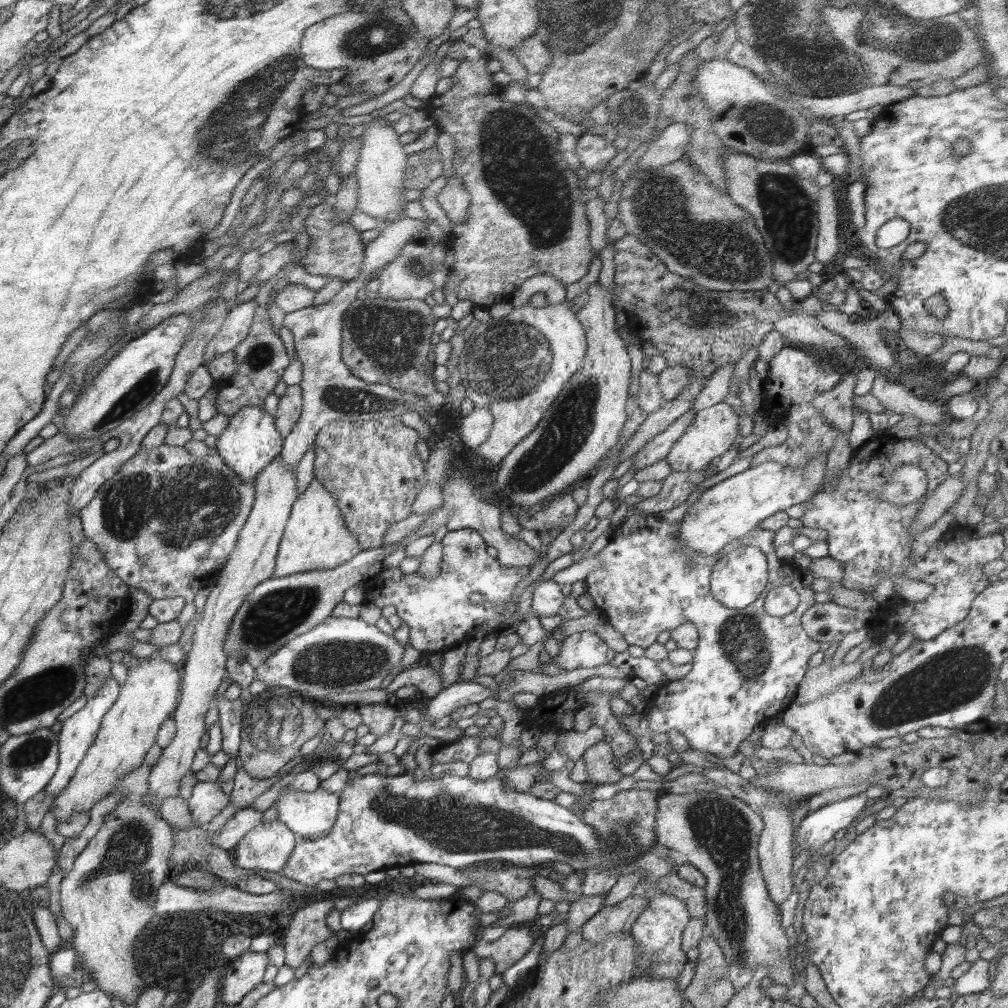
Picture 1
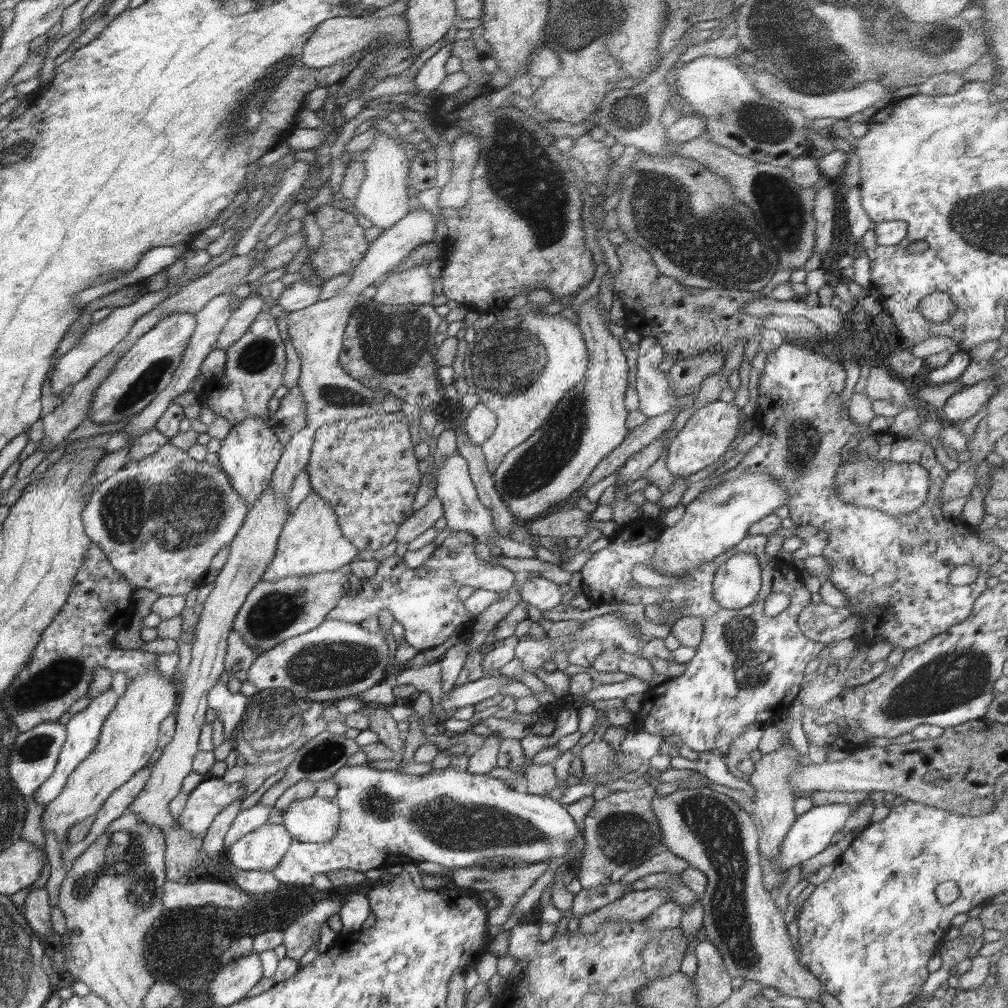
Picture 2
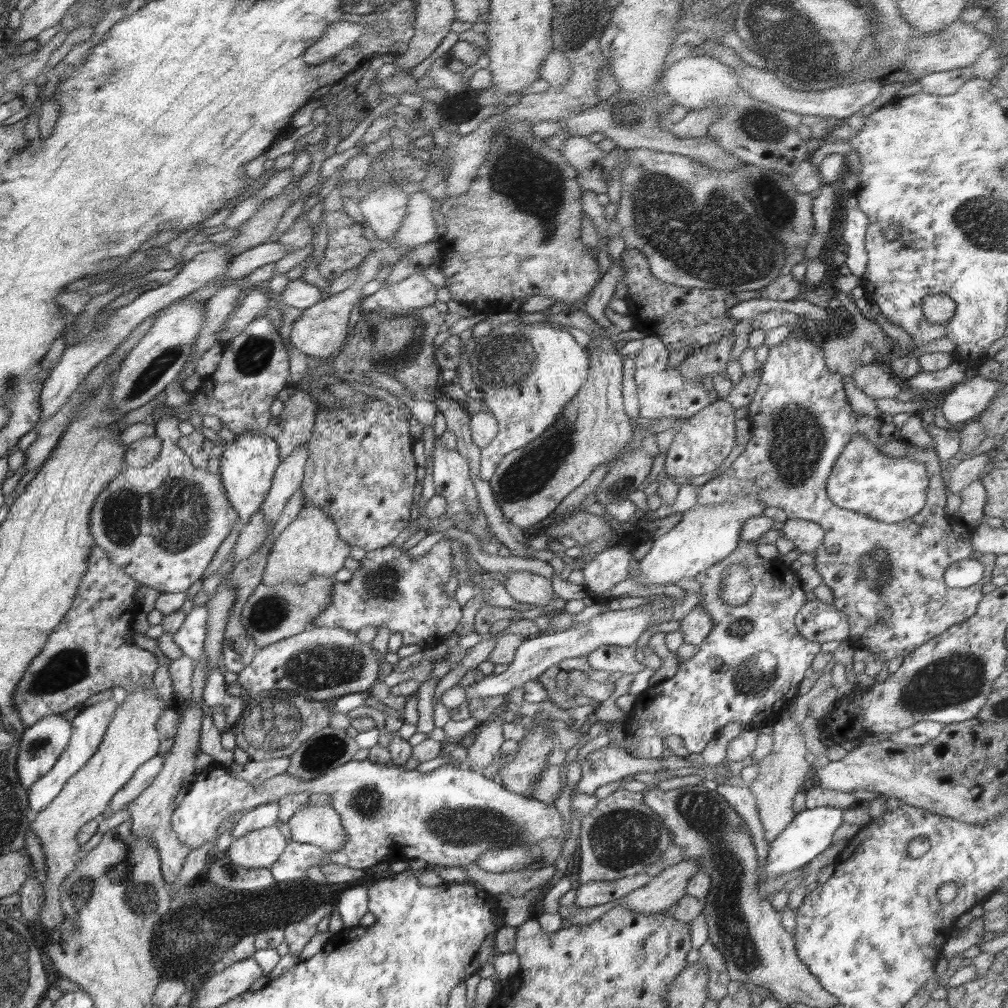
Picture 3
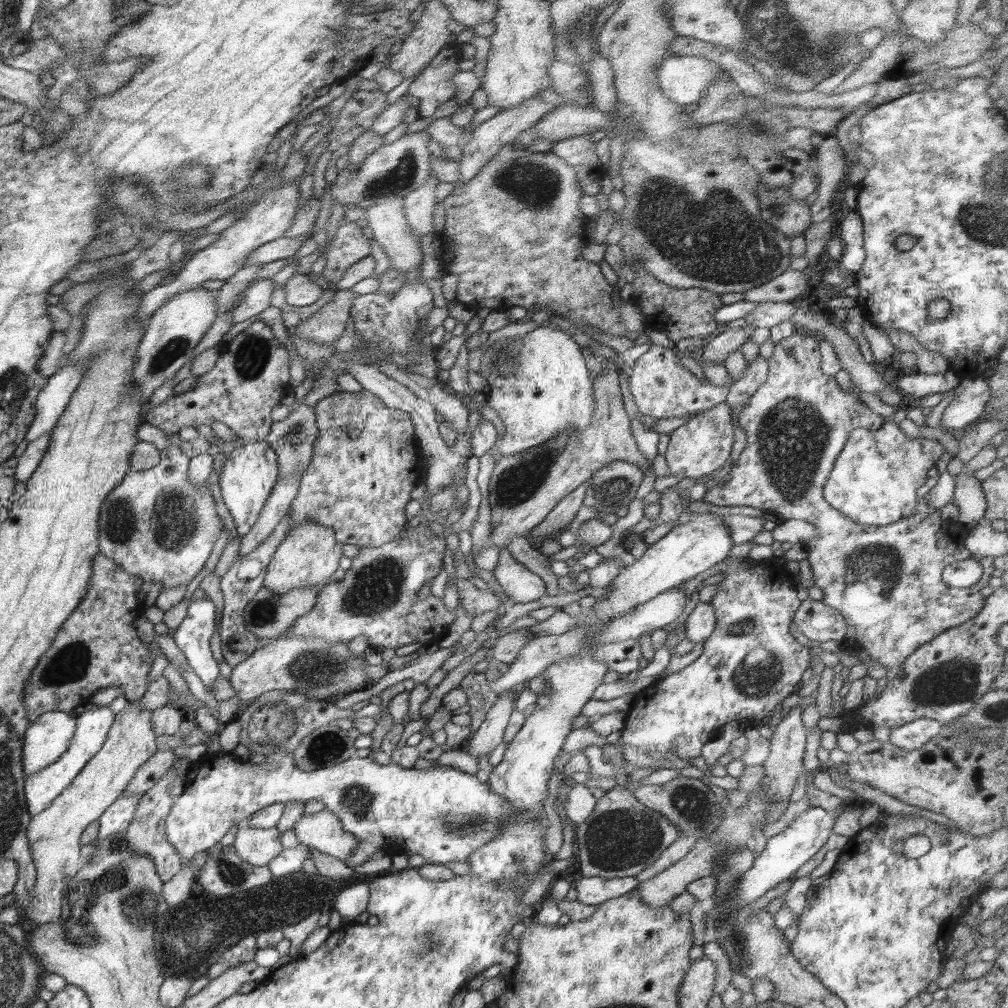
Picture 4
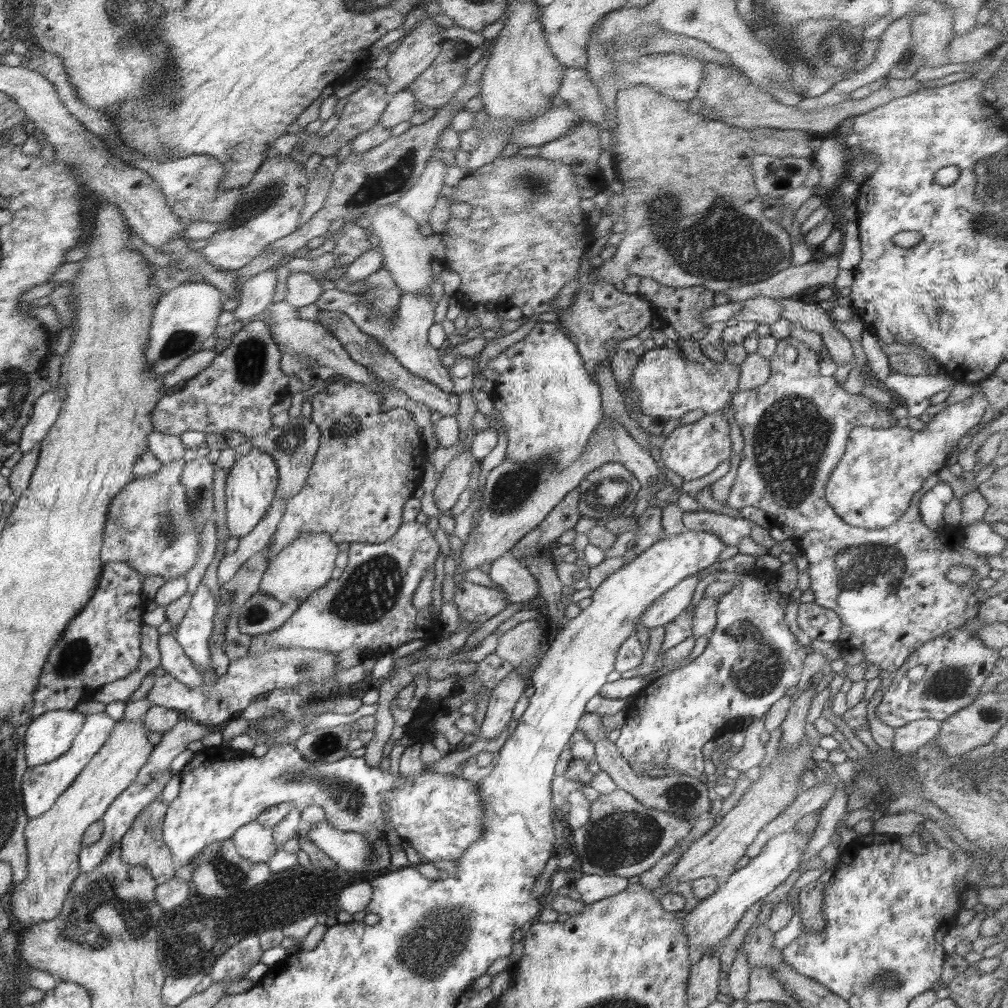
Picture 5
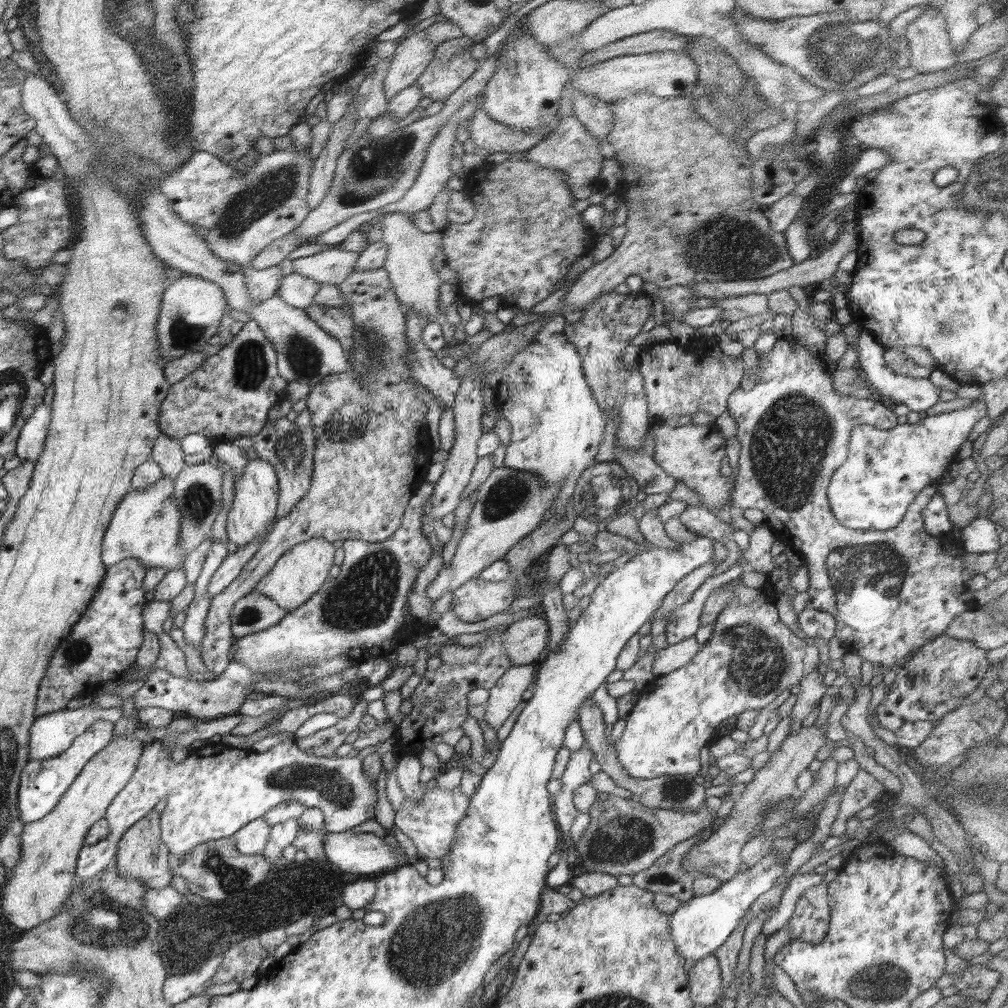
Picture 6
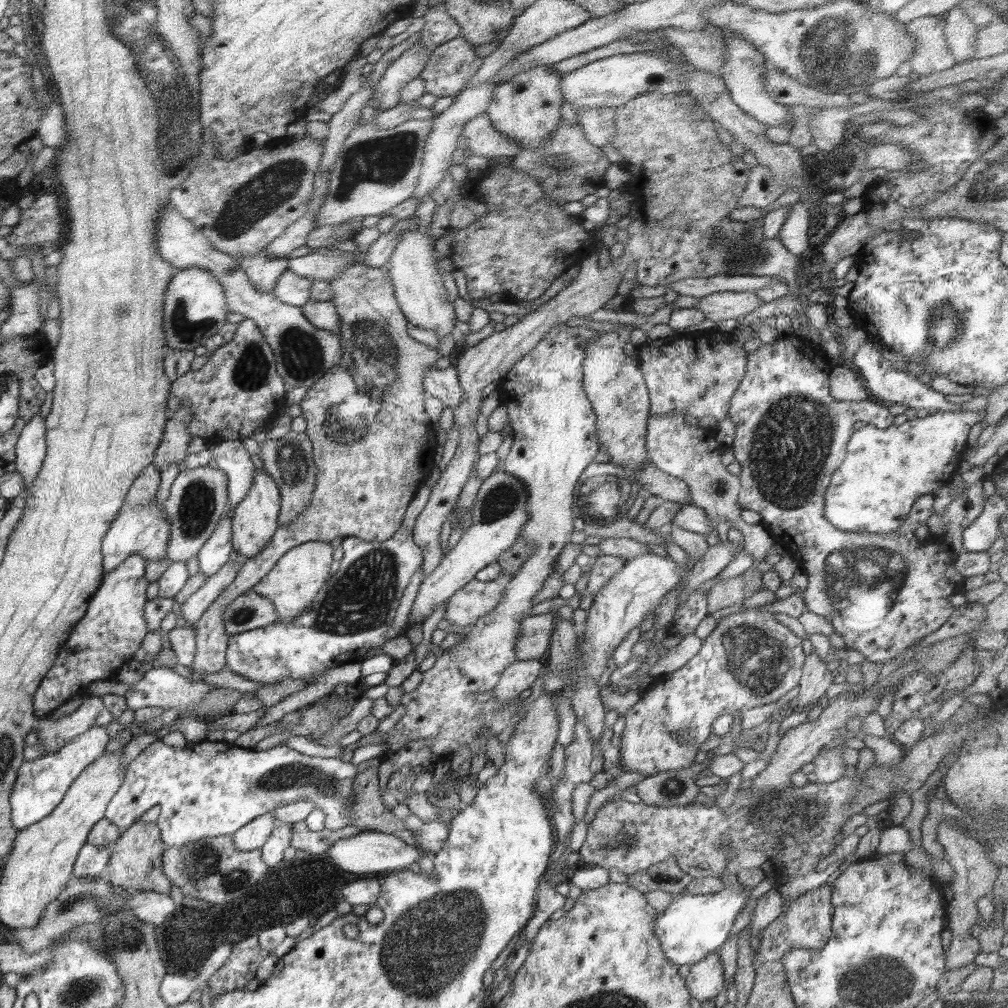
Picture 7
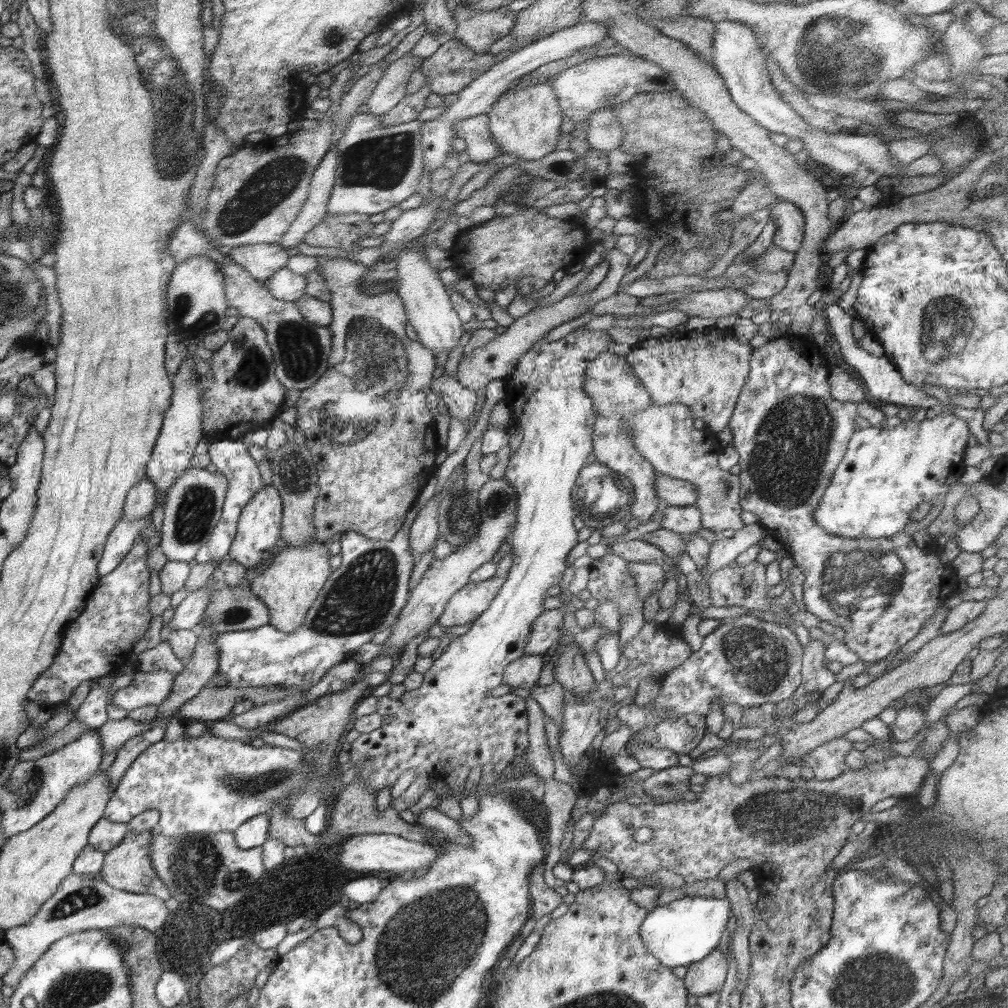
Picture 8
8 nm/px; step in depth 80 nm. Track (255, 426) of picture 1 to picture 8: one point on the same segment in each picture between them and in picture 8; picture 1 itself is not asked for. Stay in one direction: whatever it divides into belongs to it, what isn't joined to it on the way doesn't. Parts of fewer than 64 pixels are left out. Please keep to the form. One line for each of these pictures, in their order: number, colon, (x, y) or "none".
2: (249, 454)
3: (247, 466)
4: (246, 482)
5: (251, 486)
6: (254, 510)
7: (255, 520)
8: (259, 527)

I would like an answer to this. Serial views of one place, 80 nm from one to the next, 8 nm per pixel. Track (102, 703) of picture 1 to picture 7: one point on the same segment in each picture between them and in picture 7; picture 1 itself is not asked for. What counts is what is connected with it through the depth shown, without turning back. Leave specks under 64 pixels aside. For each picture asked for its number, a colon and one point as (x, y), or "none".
2: (83, 731)
3: (89, 727)
4: (93, 726)
5: (46, 783)
6: (43, 782)
7: (42, 784)

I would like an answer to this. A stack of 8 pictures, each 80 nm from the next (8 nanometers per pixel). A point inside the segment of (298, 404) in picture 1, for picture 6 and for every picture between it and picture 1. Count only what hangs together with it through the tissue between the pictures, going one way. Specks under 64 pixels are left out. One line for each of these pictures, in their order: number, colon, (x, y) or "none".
2: (291, 416)
3: (294, 426)
4: (292, 438)
5: (293, 447)
6: (291, 454)

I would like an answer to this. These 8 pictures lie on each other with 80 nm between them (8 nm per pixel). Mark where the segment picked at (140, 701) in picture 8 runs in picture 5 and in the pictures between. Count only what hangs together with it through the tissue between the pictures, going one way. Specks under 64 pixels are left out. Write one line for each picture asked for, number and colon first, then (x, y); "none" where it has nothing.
5: (212, 704)
6: (210, 700)
7: (161, 687)

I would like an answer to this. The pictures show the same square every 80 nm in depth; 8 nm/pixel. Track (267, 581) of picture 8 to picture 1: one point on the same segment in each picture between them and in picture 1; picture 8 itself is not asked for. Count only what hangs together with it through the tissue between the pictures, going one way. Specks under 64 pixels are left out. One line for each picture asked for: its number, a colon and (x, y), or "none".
1: (315, 538)
2: (311, 541)
3: (310, 546)
4: (308, 556)
5: (300, 568)
6: (299, 573)
7: (292, 585)

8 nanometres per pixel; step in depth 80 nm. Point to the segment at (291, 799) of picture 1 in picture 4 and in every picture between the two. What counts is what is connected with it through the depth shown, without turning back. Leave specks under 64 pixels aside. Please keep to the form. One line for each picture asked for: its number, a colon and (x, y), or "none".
2: (312, 820)
3: (320, 825)
4: (322, 831)

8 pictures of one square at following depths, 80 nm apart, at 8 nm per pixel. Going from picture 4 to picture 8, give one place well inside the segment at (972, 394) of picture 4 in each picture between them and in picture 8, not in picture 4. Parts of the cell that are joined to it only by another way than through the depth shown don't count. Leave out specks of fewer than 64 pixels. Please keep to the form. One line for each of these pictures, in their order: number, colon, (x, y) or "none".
5: (882, 469)
6: (885, 469)
7: (885, 471)
8: (886, 473)

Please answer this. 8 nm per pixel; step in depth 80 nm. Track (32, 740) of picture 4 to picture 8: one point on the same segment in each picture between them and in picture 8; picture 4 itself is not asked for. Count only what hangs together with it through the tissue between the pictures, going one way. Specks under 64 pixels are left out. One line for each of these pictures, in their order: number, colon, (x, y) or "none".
5: (51, 735)
6: (52, 734)
7: (54, 734)
8: (92, 713)

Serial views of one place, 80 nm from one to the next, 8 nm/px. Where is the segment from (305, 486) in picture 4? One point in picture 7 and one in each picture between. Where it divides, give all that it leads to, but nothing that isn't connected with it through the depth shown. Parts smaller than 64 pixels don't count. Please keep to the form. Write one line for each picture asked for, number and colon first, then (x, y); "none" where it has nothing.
5: (370, 459)
6: (373, 450)
7: (374, 445)

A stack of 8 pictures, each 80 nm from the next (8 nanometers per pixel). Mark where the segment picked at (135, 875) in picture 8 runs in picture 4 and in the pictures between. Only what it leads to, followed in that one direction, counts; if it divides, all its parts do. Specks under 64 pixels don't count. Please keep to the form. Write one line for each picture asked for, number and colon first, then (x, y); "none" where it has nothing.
4: (146, 835)
5: (145, 844)
6: (142, 854)
7: (136, 861)

